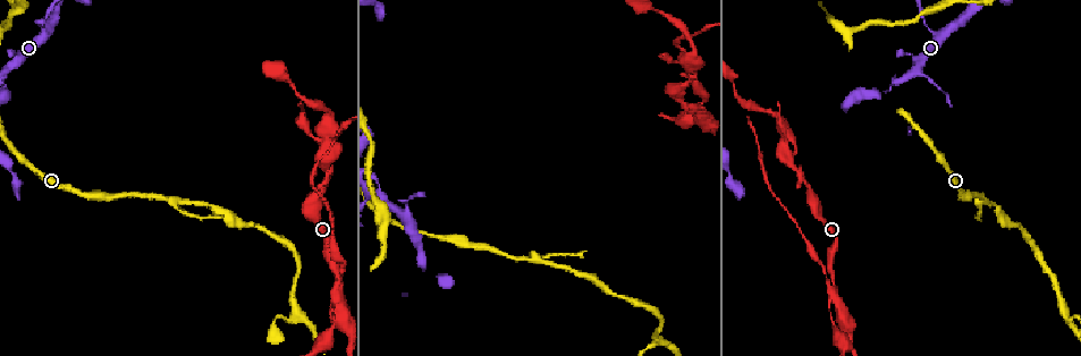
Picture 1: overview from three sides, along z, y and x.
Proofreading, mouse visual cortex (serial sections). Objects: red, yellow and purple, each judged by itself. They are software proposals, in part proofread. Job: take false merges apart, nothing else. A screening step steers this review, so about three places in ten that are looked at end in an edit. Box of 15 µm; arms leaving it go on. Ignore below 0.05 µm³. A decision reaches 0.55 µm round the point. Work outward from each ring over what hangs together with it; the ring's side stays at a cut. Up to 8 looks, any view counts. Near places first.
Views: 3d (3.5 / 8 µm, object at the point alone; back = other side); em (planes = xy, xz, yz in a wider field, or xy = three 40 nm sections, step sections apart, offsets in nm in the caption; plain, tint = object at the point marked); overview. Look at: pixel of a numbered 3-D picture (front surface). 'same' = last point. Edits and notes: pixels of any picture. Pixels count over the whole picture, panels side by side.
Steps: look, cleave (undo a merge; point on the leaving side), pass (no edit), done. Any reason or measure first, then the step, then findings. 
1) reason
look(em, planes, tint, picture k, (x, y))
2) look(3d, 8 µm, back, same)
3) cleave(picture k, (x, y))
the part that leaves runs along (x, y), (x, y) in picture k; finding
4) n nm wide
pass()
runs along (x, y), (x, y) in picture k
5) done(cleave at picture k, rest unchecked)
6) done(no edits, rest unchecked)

arms part here
look(3d, 8 µm, back, picture 1, (986, 201))

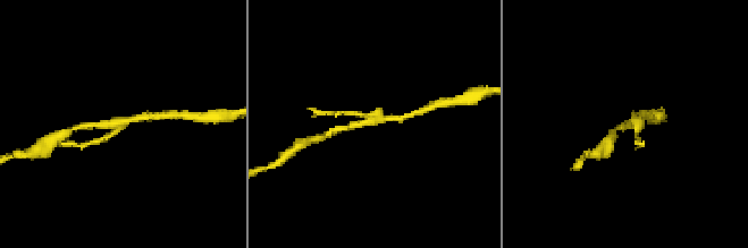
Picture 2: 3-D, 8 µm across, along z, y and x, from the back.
zoom in
look(3d, 3.5 µm, back, picture 2, (119, 119))

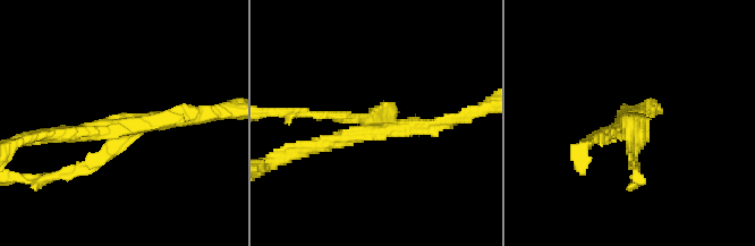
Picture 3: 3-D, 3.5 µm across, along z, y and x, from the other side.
cleave(picture 3, (83, 169))
two cells meet here

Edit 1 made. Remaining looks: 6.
see it whole again
look(overview)

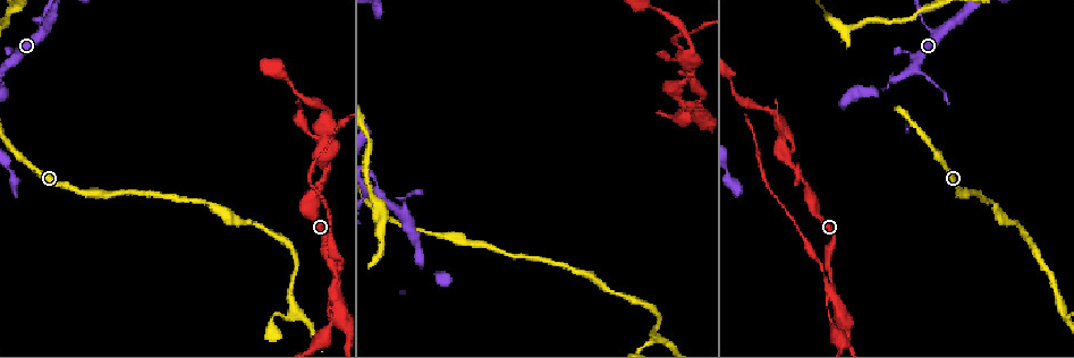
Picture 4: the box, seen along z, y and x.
three arms meet
look(3d, 8 µm, picture 4, (1066, 313))

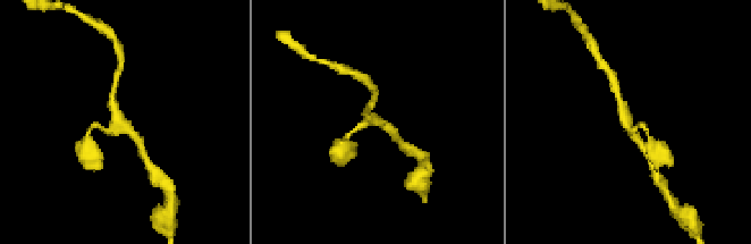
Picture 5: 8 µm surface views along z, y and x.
3 arms; arms of 150, 200, 250 nm
look(em, xy, step 2, tint, picture 5, (629, 124))

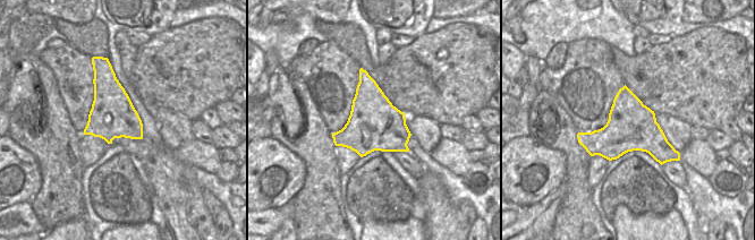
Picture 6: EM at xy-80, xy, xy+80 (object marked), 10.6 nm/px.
pass()
runs along (618, 93), (630, 128), (643, 127) in picture 5; continuous, no second cell

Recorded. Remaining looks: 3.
narrows sharply
look(3d, 3.5 µm, picture 4, (830, 294))

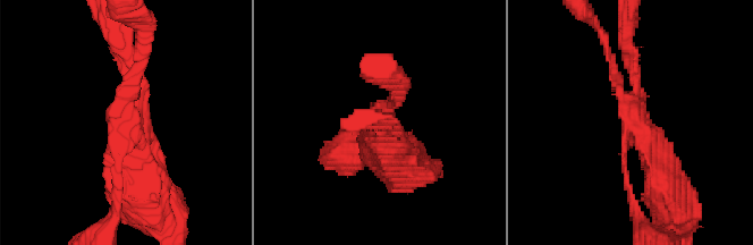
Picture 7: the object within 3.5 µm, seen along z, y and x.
4 arms; arms of 100, 150, 200, 500 nm
look(em, xy, step 5, tint, picture 7, (124, 126))

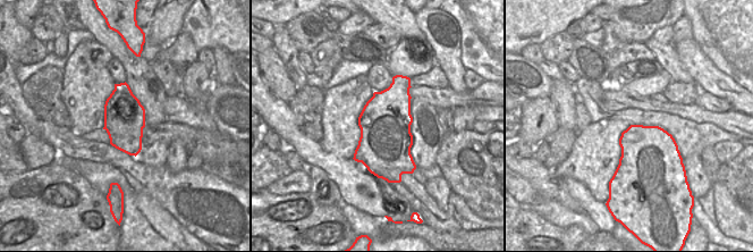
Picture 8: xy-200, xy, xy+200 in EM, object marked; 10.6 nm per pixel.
cleave(picture 7, (611, 59))
a second cell is stuck on

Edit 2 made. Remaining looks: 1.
done(cleave at picture 3, cleave at picture 7, rest unchecked)

